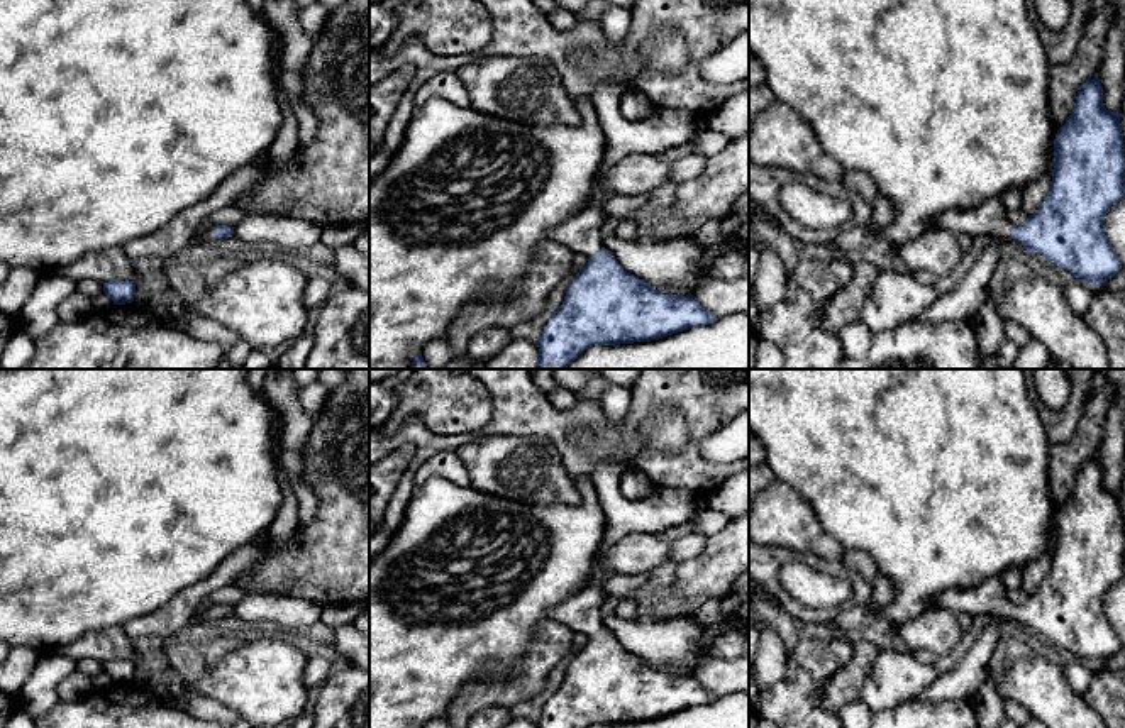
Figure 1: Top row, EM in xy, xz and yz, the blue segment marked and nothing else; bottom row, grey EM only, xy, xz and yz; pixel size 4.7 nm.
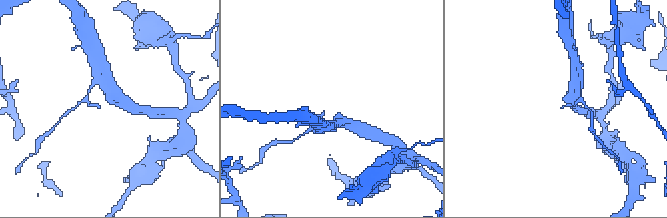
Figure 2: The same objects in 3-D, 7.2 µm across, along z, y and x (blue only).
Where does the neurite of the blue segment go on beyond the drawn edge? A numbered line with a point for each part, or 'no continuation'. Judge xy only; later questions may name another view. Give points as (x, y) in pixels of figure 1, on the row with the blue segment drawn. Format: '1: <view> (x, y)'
1: xy (200, 242)

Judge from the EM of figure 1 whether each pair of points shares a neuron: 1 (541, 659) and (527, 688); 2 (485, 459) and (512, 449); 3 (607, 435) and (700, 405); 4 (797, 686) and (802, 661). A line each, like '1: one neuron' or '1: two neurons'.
1: one neuron
2: one neuron
3: one neuron
4: one neuron

